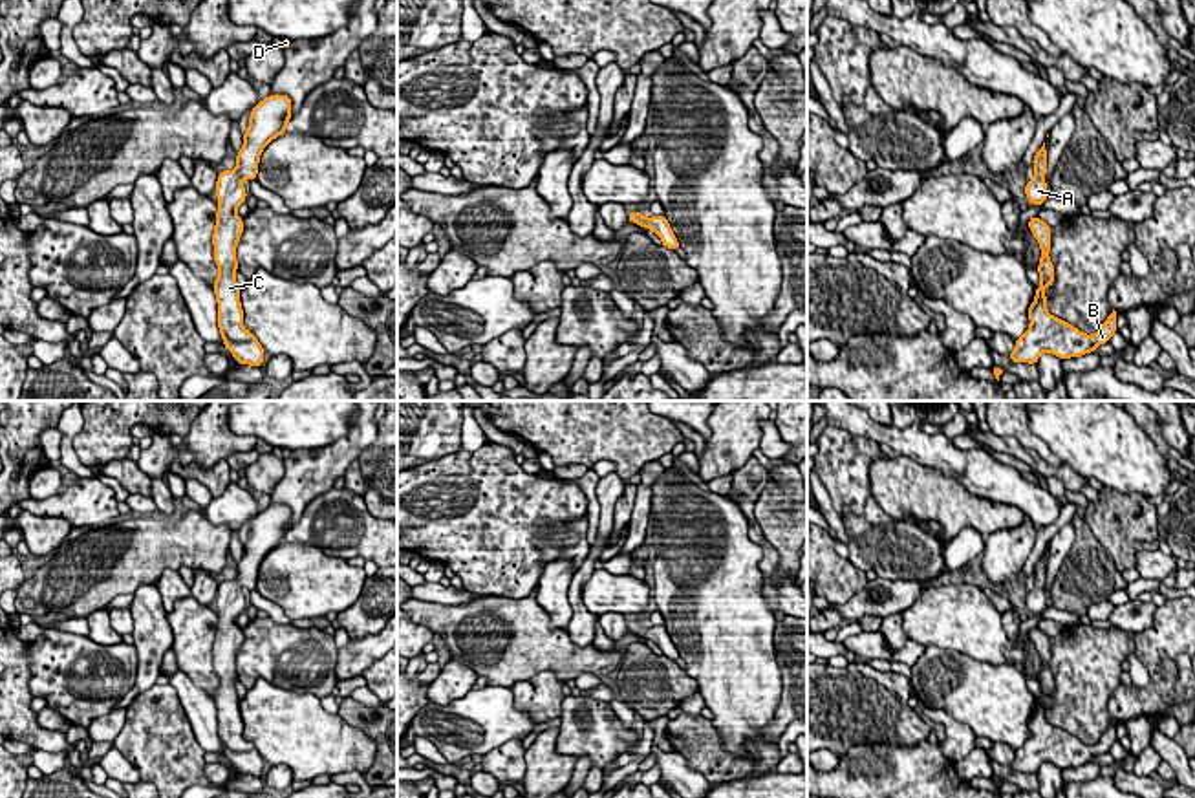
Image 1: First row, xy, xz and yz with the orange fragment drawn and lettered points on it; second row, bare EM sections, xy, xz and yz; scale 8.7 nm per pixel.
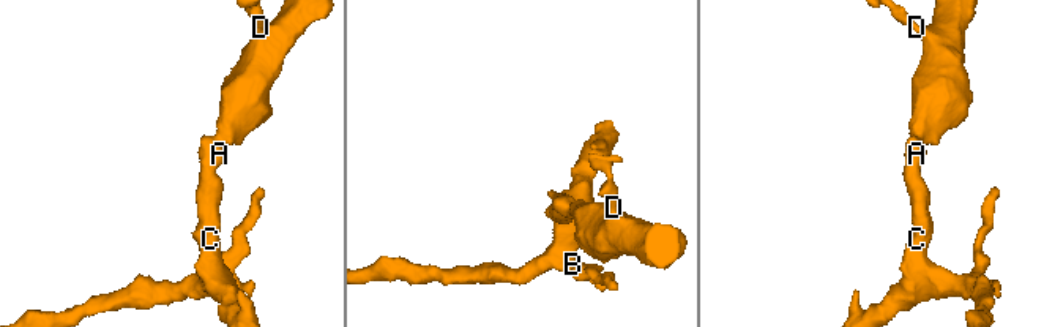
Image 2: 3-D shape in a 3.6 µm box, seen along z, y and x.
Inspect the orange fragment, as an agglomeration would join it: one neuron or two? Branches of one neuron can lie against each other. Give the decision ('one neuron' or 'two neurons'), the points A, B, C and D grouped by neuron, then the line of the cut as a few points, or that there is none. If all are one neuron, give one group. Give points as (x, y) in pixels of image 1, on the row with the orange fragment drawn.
one neuron; A B C D; no cut

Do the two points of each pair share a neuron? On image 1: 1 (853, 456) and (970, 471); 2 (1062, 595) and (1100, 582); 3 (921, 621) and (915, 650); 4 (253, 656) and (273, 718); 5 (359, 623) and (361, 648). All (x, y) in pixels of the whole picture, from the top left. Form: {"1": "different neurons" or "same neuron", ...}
{"1": "different neurons", "2": "same neuron", "3": "different neurons", "4": "different neurons", "5": "different neurons"}

